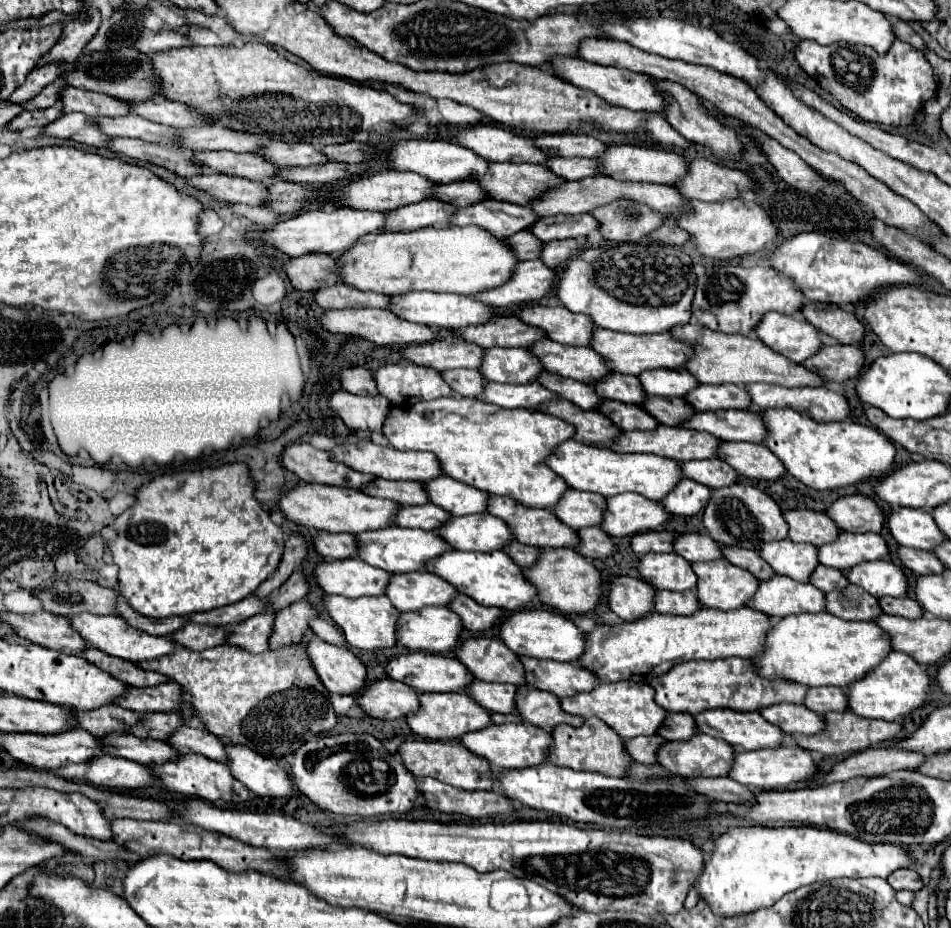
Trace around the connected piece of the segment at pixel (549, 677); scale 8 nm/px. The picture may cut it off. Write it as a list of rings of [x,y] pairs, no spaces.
[[[522,658],[522,664],[530,686],[548,690],[558,698],[590,692],[598,684],[598,676],[578,664],[562,664],[538,658]]]

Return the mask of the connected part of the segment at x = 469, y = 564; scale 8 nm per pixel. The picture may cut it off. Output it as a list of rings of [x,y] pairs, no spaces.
[[[450,550],[450,554],[442,554],[442,558],[430,566],[430,572],[452,582],[458,592],[474,598],[482,606],[496,606],[508,612],[518,612],[534,598],[538,598],[536,586],[524,576],[524,570],[502,550],[494,554],[466,554],[460,550]]]

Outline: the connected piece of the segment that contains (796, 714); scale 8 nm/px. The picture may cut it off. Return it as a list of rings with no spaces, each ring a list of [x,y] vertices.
[[[780,704],[760,710],[760,714],[774,726],[782,728],[786,734],[814,736],[826,728],[826,722],[816,712],[808,710],[804,704]]]

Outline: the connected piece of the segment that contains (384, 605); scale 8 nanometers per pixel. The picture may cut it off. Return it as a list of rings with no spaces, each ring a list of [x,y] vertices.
[[[326,596],[324,606],[330,612],[332,620],[342,628],[346,642],[352,648],[360,650],[380,650],[392,648],[398,644],[398,620],[402,612],[392,606],[392,602],[382,598],[346,598],[346,596]]]

